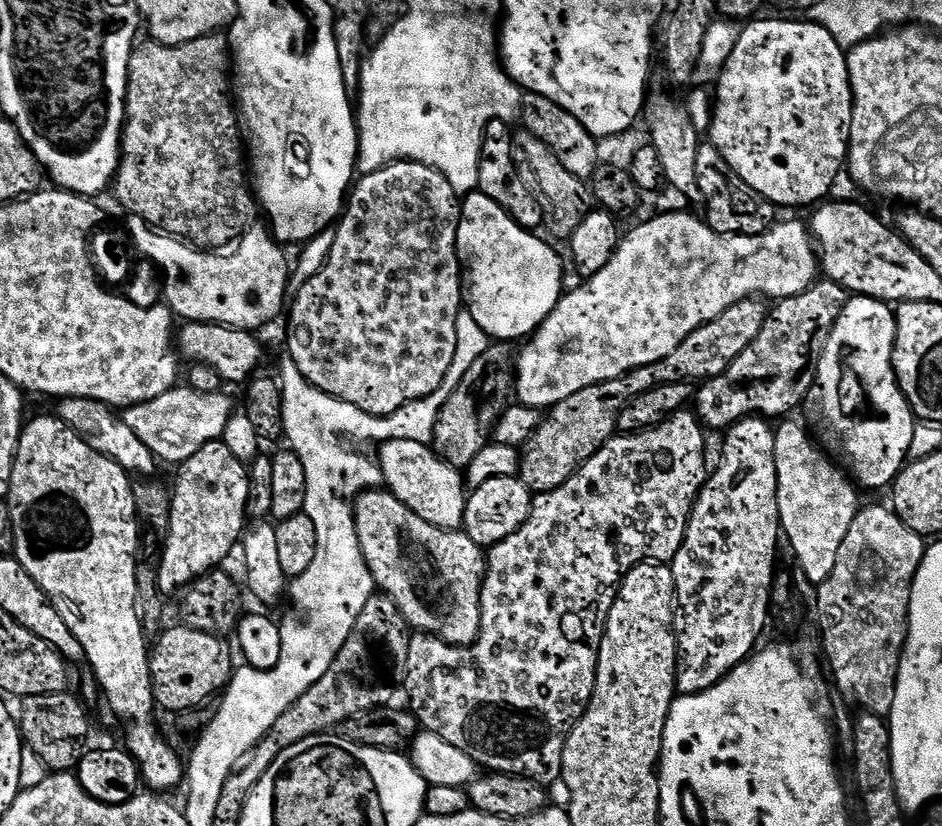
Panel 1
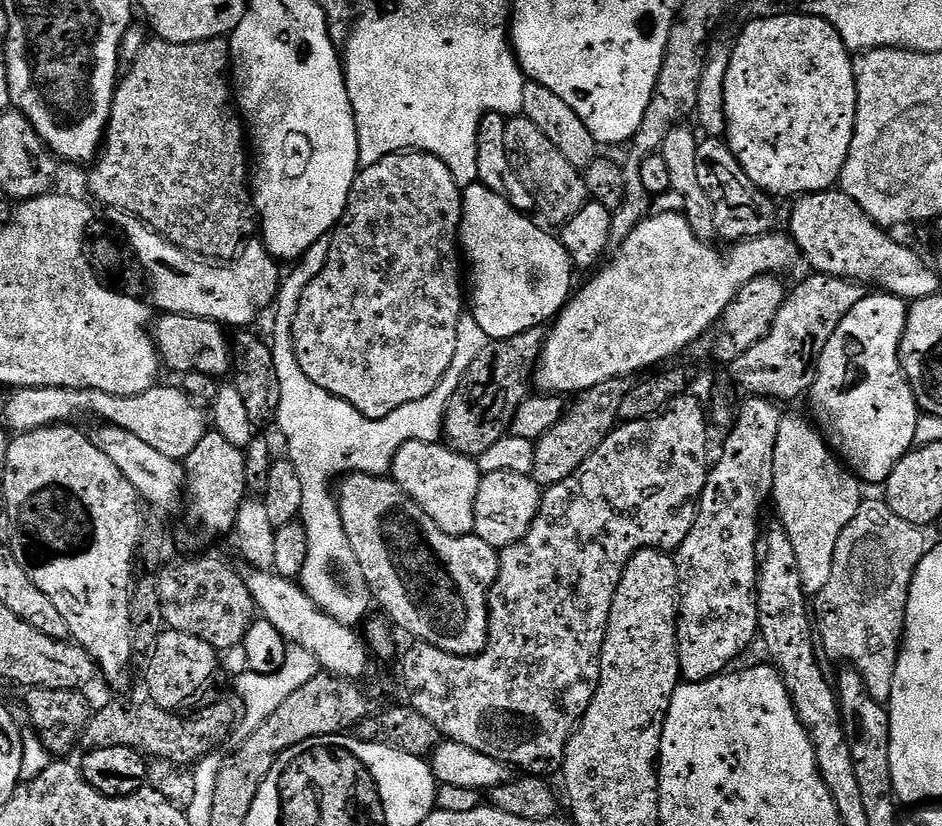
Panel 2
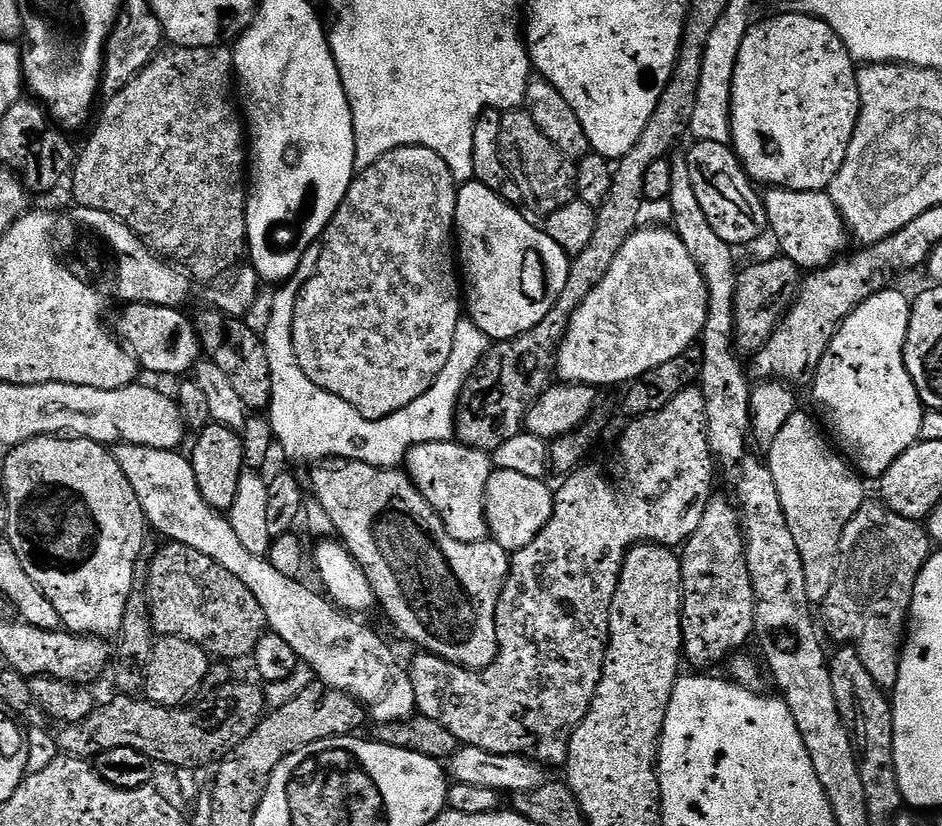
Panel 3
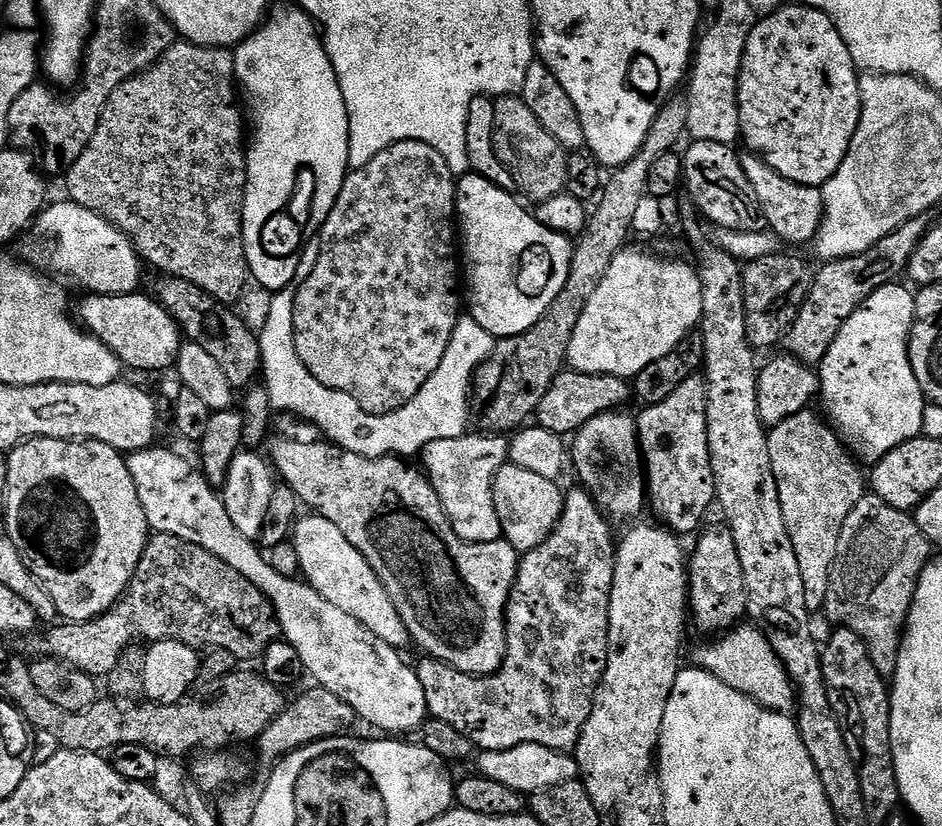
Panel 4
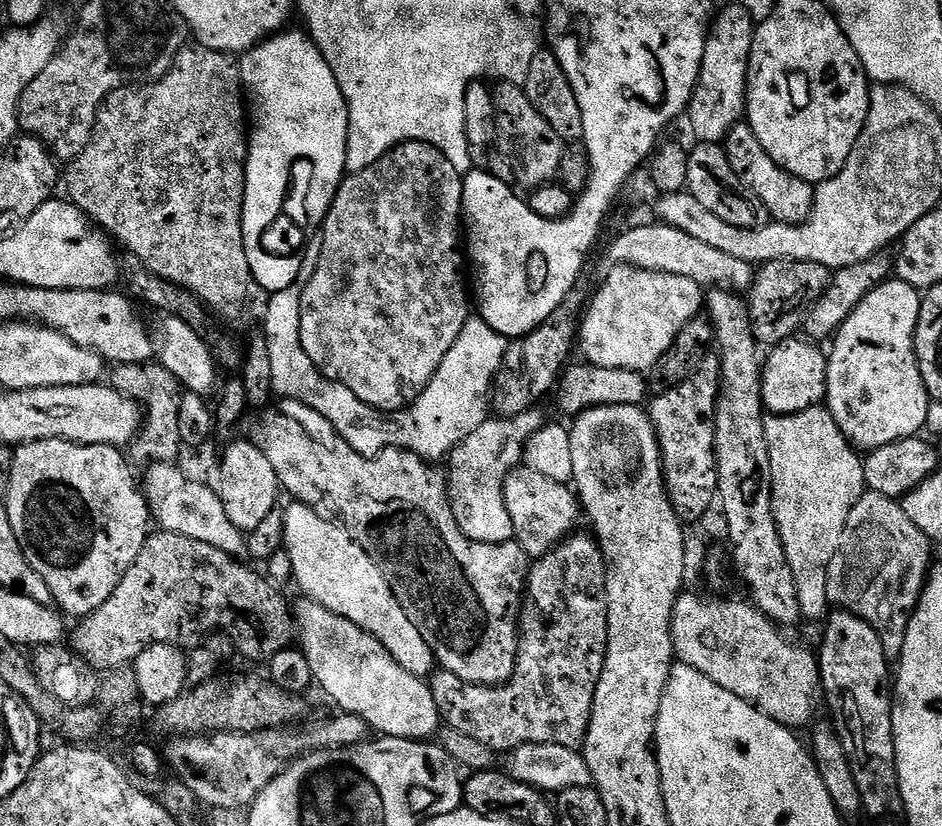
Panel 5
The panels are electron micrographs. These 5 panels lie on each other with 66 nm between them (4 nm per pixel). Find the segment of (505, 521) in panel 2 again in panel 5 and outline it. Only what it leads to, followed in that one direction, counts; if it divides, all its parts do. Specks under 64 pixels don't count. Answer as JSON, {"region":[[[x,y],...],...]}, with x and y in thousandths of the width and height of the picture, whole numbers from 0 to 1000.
{"region":[[[558,565],[547,567],[535,585],[537,615],[546,631],[546,654],[554,661],[562,676],[581,671],[600,651],[608,648],[610,637],[618,630],[616,607],[608,592],[597,584],[587,584]]]}

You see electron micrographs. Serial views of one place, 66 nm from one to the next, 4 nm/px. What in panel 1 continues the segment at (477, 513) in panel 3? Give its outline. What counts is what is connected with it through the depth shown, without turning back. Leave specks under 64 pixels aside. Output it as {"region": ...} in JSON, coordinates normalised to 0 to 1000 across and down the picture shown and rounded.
{"region":[[[409,533],[402,539],[403,552],[401,561],[408,575],[408,586],[411,594],[417,596],[444,627],[449,627],[451,632],[456,632],[456,637],[475,639],[477,642],[488,642],[493,638],[493,623],[495,622],[495,608],[499,596],[495,590],[495,576],[489,568],[475,562],[469,553],[463,551],[455,539],[448,535],[435,535],[434,533]]]}

